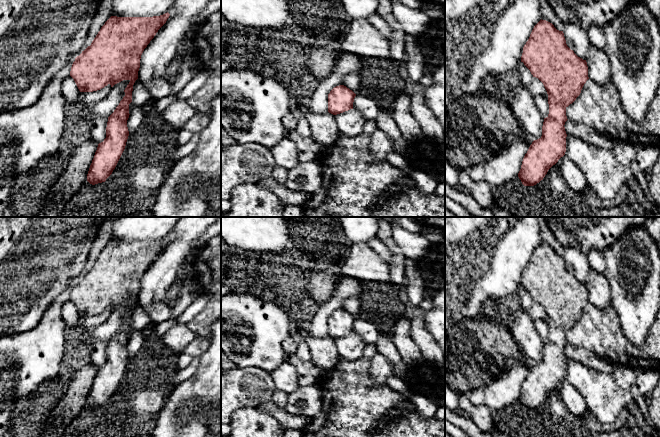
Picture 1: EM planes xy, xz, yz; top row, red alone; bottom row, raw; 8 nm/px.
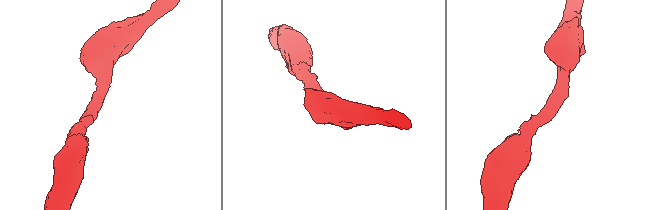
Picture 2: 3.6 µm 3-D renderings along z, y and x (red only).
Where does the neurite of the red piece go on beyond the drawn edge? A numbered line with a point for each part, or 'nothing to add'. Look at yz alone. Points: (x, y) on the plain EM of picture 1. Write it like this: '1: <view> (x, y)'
nothing to add

